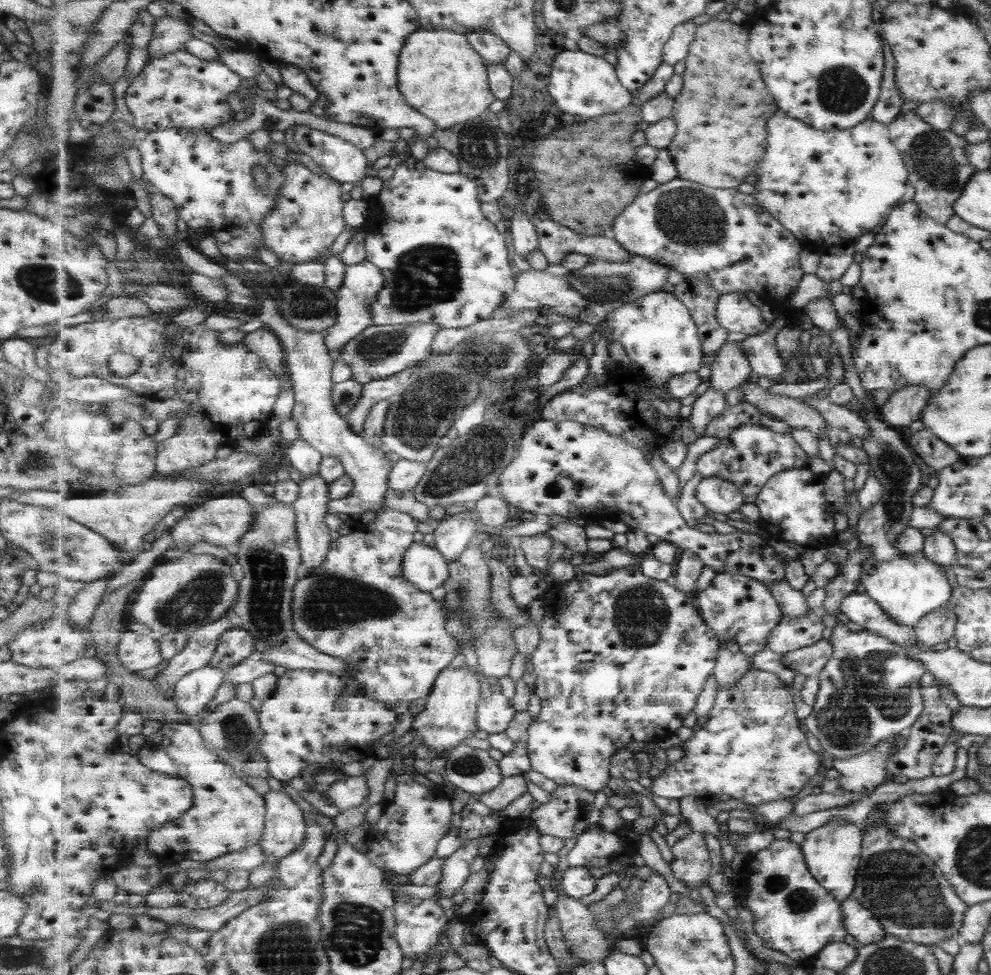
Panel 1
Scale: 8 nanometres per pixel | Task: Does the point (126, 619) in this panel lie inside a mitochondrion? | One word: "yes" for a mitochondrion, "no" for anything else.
no

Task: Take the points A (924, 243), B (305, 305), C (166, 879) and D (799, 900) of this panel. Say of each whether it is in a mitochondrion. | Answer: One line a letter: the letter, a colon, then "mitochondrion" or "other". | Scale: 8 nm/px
A: other
B: mitochondrion
C: other
D: mitochondrion

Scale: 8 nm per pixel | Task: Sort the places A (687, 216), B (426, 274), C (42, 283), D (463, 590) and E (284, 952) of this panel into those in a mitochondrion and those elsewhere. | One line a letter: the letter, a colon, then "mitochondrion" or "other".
A: mitochondrion
B: mitochondrion
C: mitochondrion
D: mitochondrion
E: mitochondrion

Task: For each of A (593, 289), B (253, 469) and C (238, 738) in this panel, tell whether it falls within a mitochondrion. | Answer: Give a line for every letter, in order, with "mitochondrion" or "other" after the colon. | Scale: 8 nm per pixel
A: mitochondrion
B: other
C: mitochondrion

